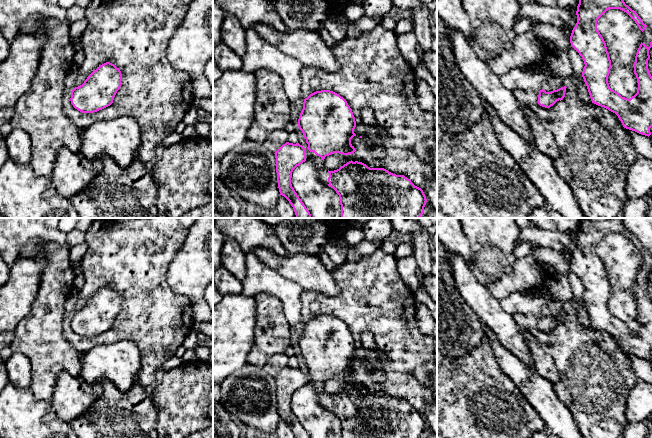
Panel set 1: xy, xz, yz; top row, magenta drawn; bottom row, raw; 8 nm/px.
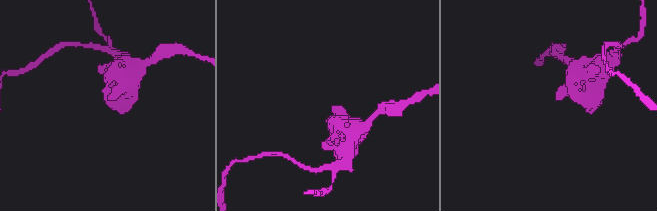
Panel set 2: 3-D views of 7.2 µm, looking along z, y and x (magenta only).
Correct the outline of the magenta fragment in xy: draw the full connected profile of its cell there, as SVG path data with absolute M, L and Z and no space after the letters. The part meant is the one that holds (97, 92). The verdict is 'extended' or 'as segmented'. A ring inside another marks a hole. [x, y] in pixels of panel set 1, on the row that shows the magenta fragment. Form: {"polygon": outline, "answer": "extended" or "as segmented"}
{"polygon": "M106 62L94 70L78 87L71 91L71 104L82 113L94 113L113 103L121 87L122 74L119 68Z", "answer": "as segmented"}

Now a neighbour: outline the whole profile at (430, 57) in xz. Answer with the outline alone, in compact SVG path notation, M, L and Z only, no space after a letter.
M424 51L423 60L426 64L427 70L435 79L437 79L437 51Z

